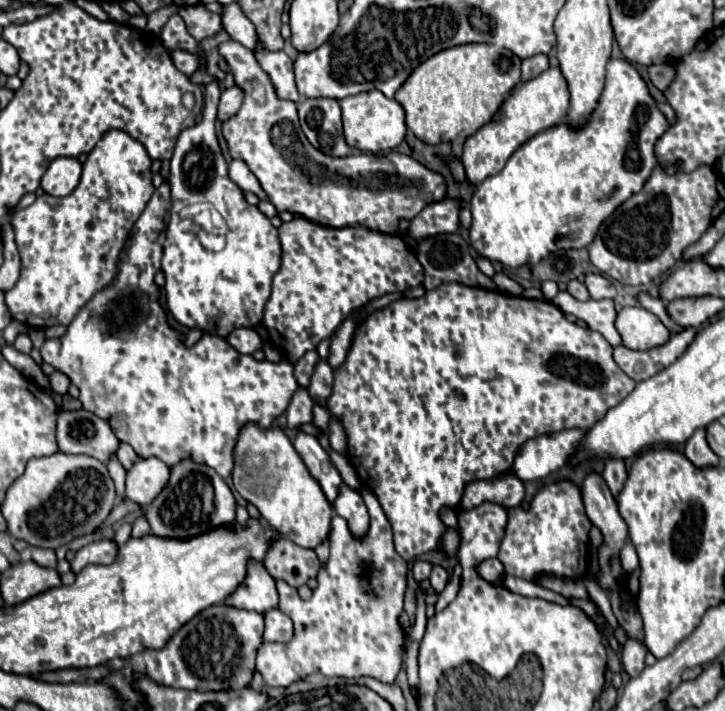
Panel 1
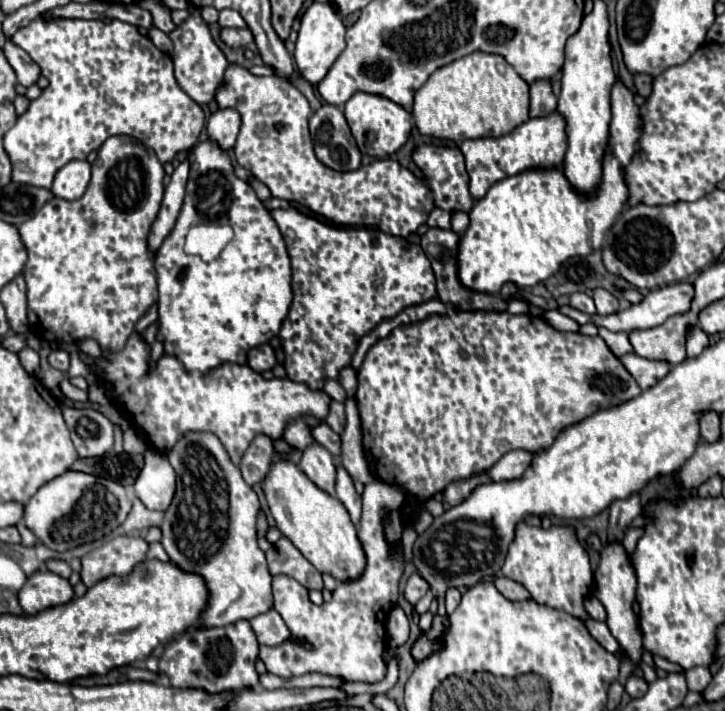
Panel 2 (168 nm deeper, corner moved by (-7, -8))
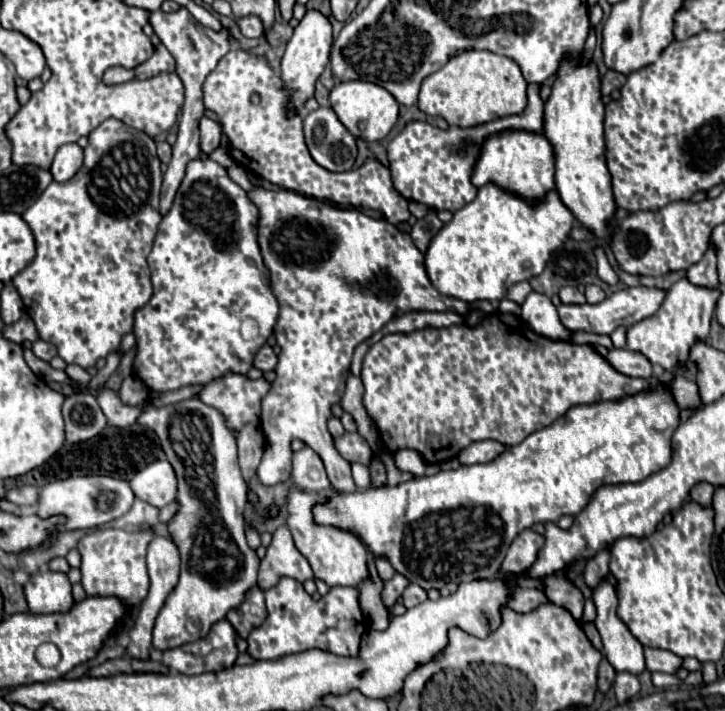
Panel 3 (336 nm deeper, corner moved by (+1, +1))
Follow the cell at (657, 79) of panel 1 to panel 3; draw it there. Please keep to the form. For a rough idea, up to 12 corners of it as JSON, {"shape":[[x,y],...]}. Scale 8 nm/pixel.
{"shape":[[607,71],[601,77],[601,93],[621,89],[625,75]]}

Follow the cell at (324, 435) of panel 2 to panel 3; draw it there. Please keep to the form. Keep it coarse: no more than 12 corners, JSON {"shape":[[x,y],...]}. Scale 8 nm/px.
{"shape":[[359,433],[337,437],[335,447],[349,463],[369,467],[373,449]]}

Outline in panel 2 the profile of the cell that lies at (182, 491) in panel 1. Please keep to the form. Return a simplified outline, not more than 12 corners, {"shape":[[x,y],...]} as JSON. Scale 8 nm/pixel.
{"shape":[[215,434],[167,458],[177,492],[159,526],[203,574],[203,624],[273,608],[257,494]]}

